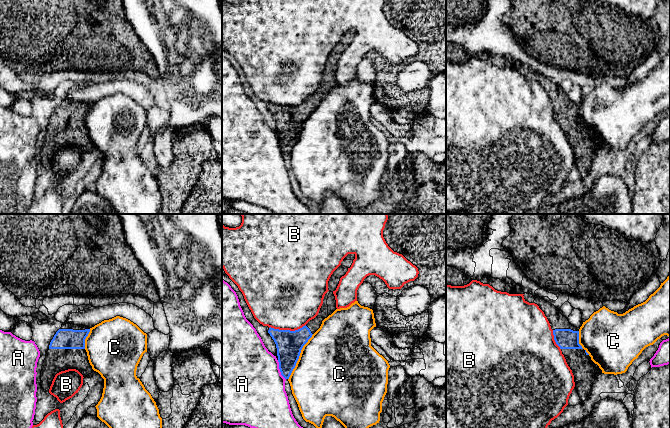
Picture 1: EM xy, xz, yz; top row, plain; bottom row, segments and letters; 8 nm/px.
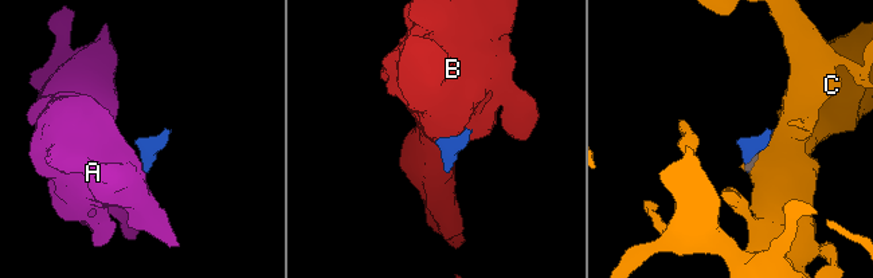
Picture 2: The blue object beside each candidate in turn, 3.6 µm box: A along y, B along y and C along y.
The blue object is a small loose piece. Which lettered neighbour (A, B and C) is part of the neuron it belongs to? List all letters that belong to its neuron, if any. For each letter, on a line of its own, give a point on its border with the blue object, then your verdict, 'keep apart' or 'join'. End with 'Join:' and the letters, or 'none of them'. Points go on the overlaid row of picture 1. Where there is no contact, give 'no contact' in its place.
A: contact xz (280, 370); keep apart
B: contact xz (287, 330); keep apart
C: contact xz (298, 357); keep apart
Join: none of them

